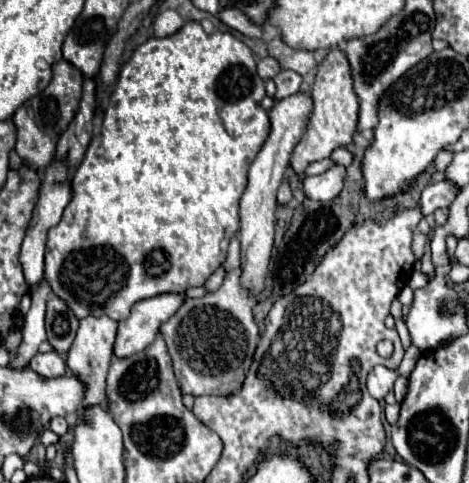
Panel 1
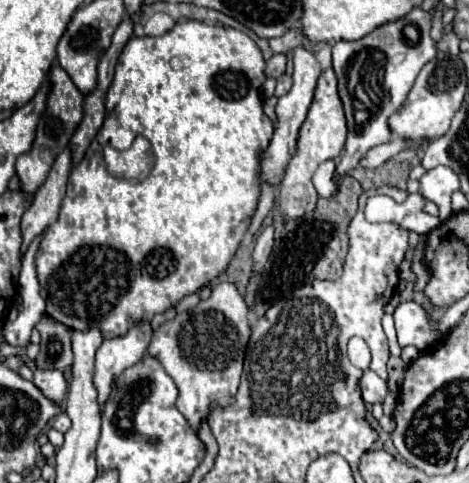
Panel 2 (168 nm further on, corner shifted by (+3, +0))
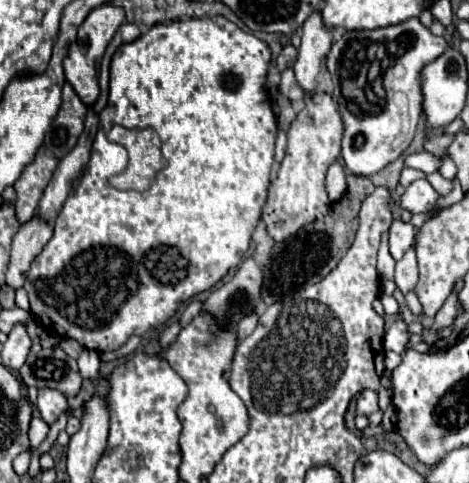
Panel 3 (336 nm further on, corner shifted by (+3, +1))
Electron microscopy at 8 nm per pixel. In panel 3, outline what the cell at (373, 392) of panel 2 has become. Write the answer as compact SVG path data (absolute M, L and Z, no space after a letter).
M362 391L356 399L356 415L370 415L378 411L378 393Z

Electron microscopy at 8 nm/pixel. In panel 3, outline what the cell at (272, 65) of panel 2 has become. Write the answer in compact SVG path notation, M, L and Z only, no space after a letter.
M288 43L288 45L282 49L282 53L280 53L278 61L276 61L276 63L278 63L278 69L284 71L284 69L292 67L294 61L296 61L296 57L298 57L298 49L296 49L292 43Z

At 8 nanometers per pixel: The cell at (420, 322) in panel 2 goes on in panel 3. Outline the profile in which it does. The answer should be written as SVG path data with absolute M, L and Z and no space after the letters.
M394 321L394 325L388 327L388 331L384 333L382 345L386 351L394 351L394 353L402 353L406 343L408 343L408 325L404 321Z

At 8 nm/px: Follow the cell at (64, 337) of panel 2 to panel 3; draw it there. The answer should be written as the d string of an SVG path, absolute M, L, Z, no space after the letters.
M60 347L42 349L38 355L30 353L20 367L22 383L36 389L58 389L66 399L76 397L82 387L82 375L76 359L66 355Z

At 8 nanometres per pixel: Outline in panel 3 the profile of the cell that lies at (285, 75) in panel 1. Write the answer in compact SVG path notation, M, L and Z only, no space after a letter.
M286 69L282 71L282 81L280 81L280 91L292 101L302 101L304 99L304 89L298 85L296 77L294 77L294 71L292 69Z

